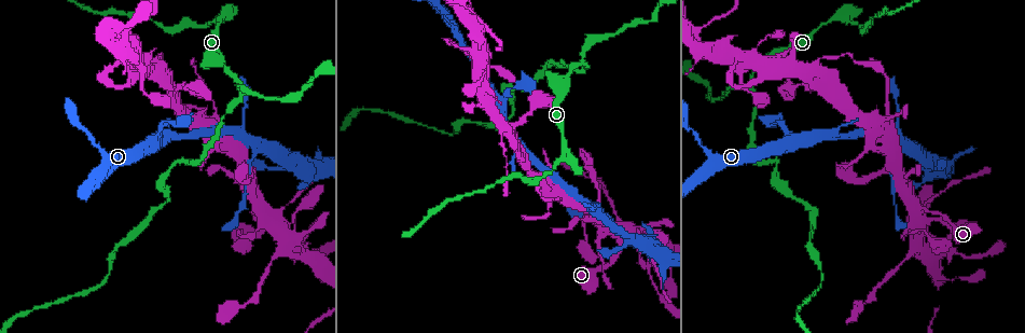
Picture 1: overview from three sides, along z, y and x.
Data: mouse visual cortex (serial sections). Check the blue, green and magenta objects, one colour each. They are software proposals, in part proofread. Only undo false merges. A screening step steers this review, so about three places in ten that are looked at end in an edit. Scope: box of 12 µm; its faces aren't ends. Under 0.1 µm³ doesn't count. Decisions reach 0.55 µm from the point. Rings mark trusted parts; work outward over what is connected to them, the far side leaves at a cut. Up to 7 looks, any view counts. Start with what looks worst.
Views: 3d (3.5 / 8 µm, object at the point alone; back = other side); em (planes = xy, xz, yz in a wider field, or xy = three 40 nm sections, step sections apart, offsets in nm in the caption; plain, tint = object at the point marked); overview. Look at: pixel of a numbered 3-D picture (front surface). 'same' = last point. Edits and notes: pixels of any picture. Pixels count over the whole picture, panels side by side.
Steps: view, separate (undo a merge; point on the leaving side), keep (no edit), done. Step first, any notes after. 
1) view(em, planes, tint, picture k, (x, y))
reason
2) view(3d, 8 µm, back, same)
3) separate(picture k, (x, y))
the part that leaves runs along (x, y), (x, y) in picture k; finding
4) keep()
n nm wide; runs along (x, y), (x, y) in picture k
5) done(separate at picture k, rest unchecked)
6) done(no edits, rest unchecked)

view(3d, 3.5 µm, picture 1, (580, 63))
branch point

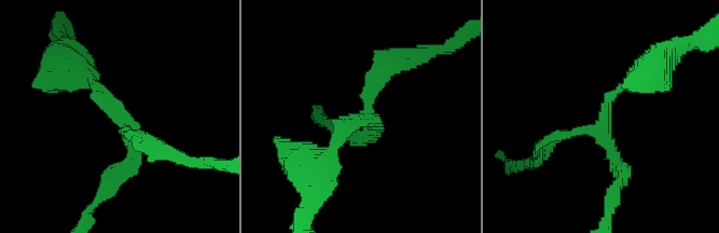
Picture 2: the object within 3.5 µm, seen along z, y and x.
view(em, xy, step 2, tint, picture 2, (366, 117))
3 arms; arms of 150, 200, 200 nm

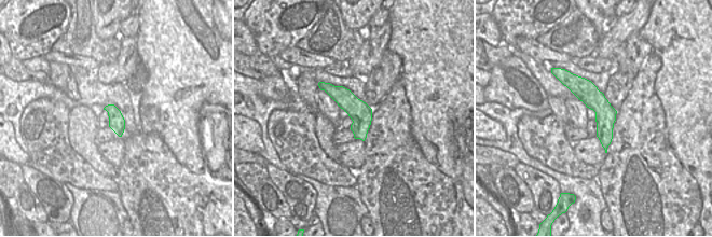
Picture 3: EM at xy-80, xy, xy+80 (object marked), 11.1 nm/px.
keep()
240 nm wide; runs along (87, 81), (130, 134), (134, 158), (111, 180) in picture 2; one cell here

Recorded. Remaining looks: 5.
view(3d, 3.5 µm, picture 1, (596, 211))
side arm on a straight run

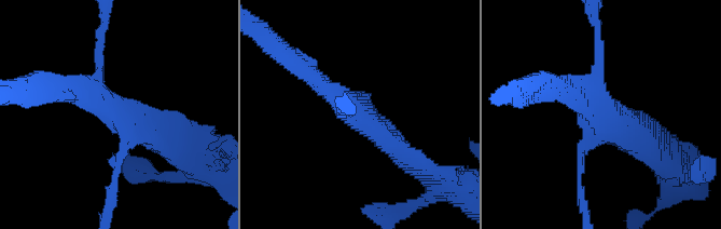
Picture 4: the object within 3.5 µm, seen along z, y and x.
view(em, xy, step 1, tint, picture 4, (595, 112))

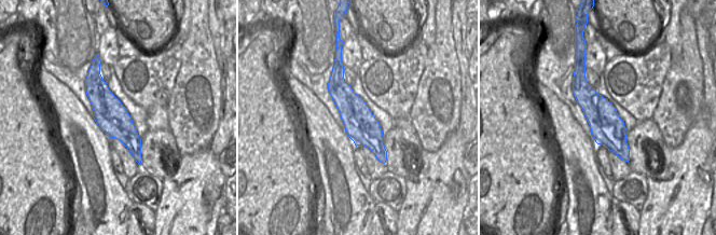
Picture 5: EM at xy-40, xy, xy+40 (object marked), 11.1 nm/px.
keep()
runs along (97, 75), (97, 92), (138, 159) in picture 5; one cell here

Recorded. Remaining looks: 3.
view(3d, 3.5 µm, picture 1, (446, 21))

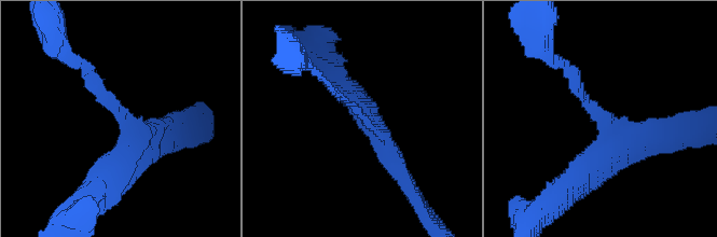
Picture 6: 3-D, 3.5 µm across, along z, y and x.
view(em, planes, plain, picture 6, (362, 117))

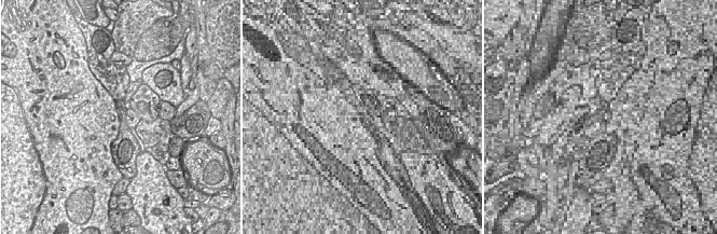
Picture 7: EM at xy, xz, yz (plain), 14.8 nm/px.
view(em, planes, tint, same)
with the object marked

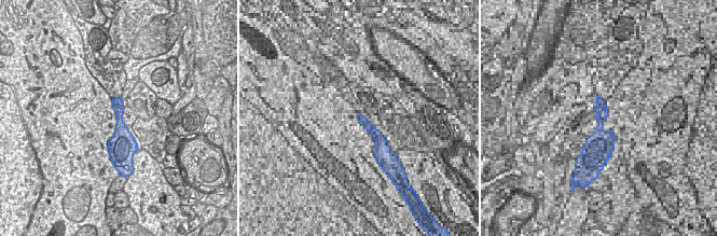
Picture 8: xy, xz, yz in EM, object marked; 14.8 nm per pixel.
keep()
runs along (646, 133), (614, 139), (564, 63) in picture 6; continuous, no second cell

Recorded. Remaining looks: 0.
done(no edits, rest unchecked)

